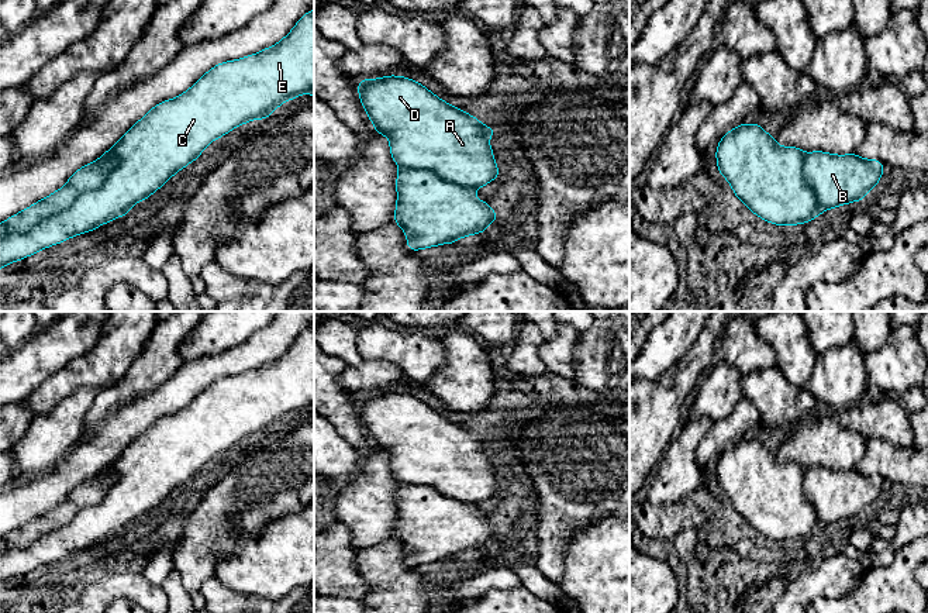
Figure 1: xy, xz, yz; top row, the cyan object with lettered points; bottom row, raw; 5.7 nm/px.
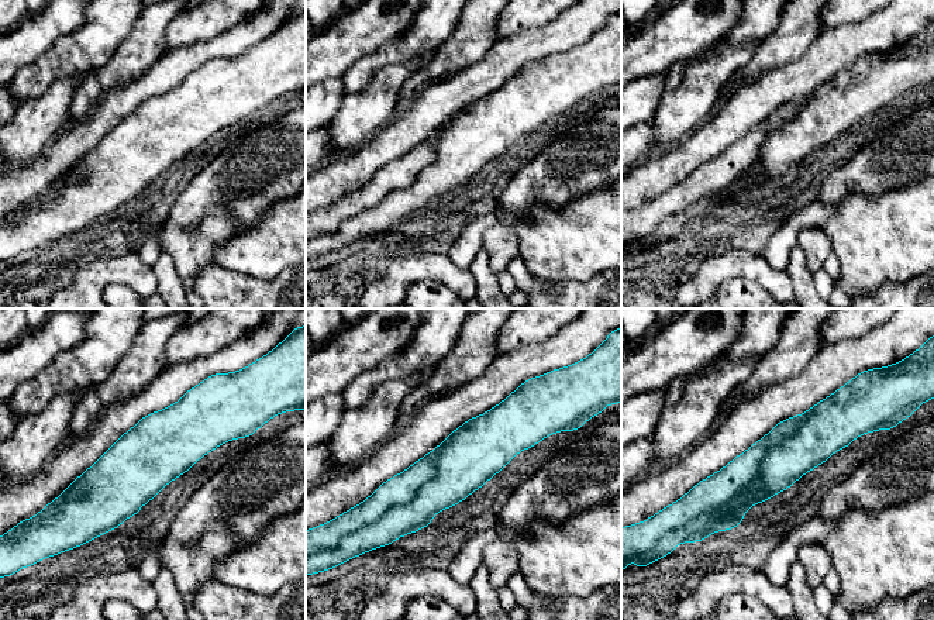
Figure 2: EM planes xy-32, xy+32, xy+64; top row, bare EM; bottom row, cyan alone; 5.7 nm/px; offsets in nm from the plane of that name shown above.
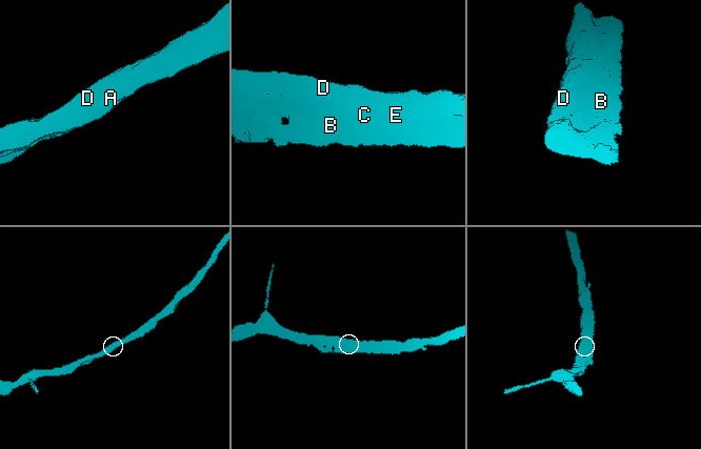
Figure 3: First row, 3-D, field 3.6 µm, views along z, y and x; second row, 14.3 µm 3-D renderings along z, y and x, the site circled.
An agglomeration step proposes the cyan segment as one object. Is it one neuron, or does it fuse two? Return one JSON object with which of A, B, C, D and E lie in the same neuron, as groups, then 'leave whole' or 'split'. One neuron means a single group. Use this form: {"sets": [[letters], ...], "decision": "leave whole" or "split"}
{"sets": [["A", "C", "D", "E"], ["B"]], "decision": "split"}

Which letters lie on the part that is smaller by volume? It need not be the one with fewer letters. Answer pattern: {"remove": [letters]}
{"remove": ["B"]}

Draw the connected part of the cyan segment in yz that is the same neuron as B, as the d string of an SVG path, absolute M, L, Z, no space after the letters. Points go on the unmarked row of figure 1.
M821 466L804 469L804 495L815 507L820 528L855 516L863 519L882 492L883 478L879 475Z

